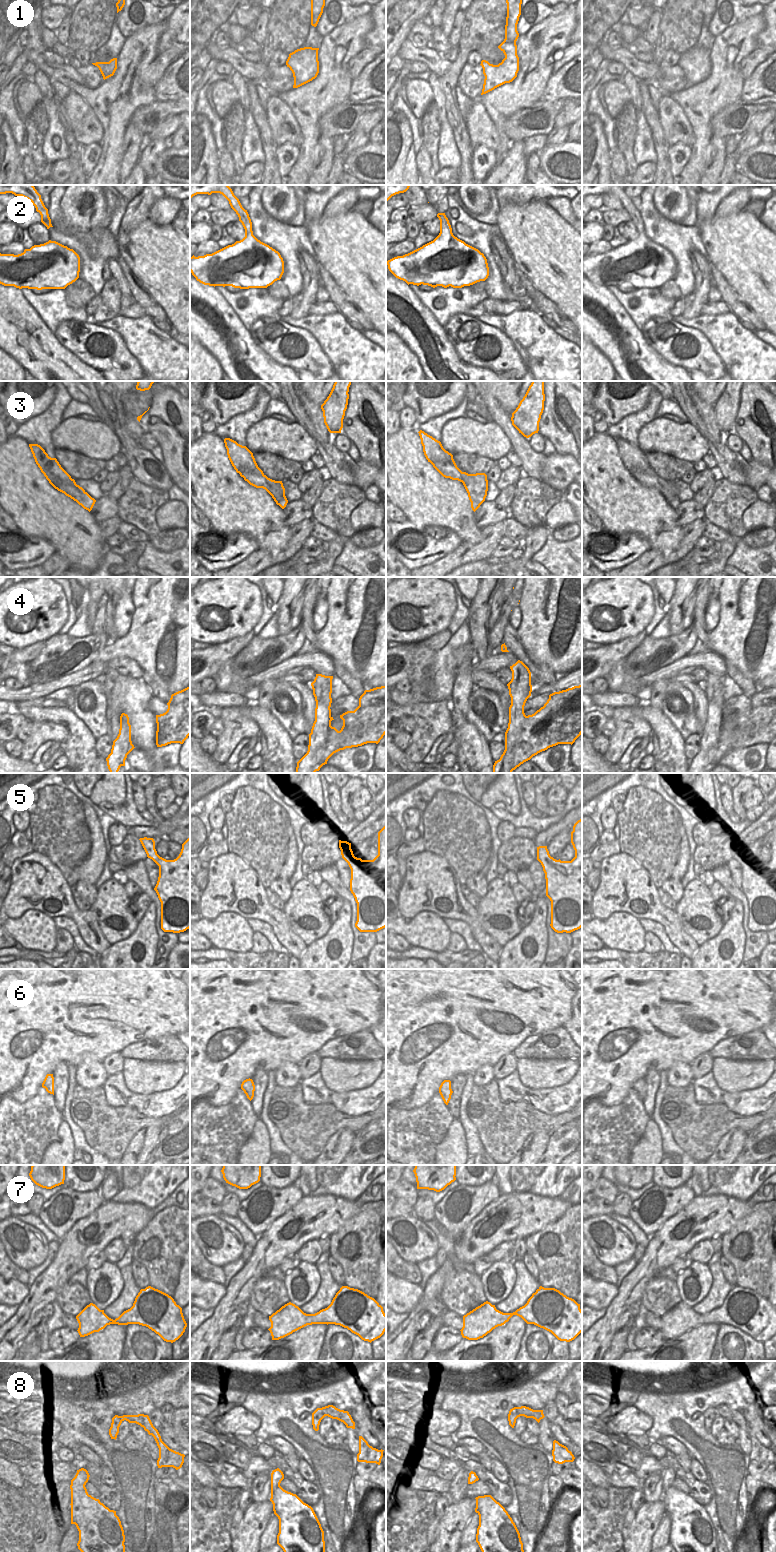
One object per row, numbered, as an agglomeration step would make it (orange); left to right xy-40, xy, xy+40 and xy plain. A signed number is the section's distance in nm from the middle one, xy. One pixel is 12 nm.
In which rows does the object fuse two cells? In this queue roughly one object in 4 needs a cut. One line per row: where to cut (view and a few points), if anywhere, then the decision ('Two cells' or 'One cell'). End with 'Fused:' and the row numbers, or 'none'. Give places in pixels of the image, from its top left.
1: No split. One cell
2: No split. One cell
3: Split along xy (262, 476), (270, 486), (278, 489), (284, 496). Two cells
4: Split along xy (316, 702), (329, 708). Two cells
5: No split. One cell
6: No split. One cell
7: No split. One cell
8: No split. One cell
Fused: 3, 4

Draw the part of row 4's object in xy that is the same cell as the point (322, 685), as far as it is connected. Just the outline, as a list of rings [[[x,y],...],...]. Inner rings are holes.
[[[316,674],[314,681],[311,683],[315,701],[322,707],[331,707],[332,679],[333,676]]]

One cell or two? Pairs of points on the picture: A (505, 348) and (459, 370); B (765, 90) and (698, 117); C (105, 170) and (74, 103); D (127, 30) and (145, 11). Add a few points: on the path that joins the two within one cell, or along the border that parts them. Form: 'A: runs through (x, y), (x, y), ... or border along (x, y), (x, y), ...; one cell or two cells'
A: border along (454, 348), (464, 361), (492, 370); two cells
B: border along (744, 79), (740, 98); two cells
C: border along (97, 119), (102, 127), (102, 139), (100, 142); two cells
D: runs through (133, 25), (139, 25), (144, 20), (144, 17); one cell

